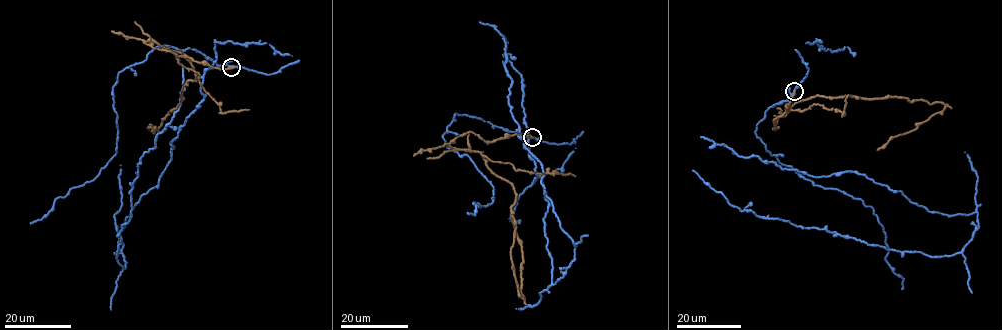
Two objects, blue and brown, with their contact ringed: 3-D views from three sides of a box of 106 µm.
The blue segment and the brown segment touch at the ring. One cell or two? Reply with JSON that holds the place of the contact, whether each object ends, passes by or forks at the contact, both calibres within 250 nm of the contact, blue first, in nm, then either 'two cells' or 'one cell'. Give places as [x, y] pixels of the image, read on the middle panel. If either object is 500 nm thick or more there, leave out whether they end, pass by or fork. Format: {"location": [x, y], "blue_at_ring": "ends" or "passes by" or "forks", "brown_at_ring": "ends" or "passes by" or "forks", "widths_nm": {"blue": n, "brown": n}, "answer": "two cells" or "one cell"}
{"location": [532, 137], "blue_at_ring": "passes by", "brown_at_ring": "ends", "widths_nm": {"blue": 200, "brown": 460}, "answer": "two cells"}

